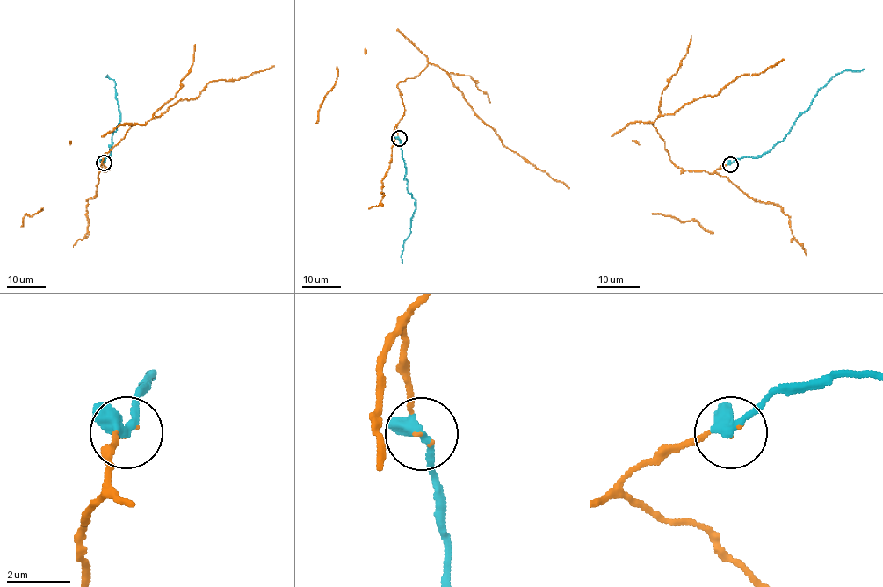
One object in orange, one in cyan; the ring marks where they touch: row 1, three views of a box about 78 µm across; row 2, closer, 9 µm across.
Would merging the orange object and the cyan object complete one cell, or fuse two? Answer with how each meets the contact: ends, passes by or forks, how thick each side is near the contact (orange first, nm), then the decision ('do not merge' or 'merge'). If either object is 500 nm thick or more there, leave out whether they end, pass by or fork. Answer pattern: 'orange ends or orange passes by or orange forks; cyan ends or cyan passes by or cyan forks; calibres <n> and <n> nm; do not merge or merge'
orange ends; cyan passes by; calibres 50 and 360 nm; merge

